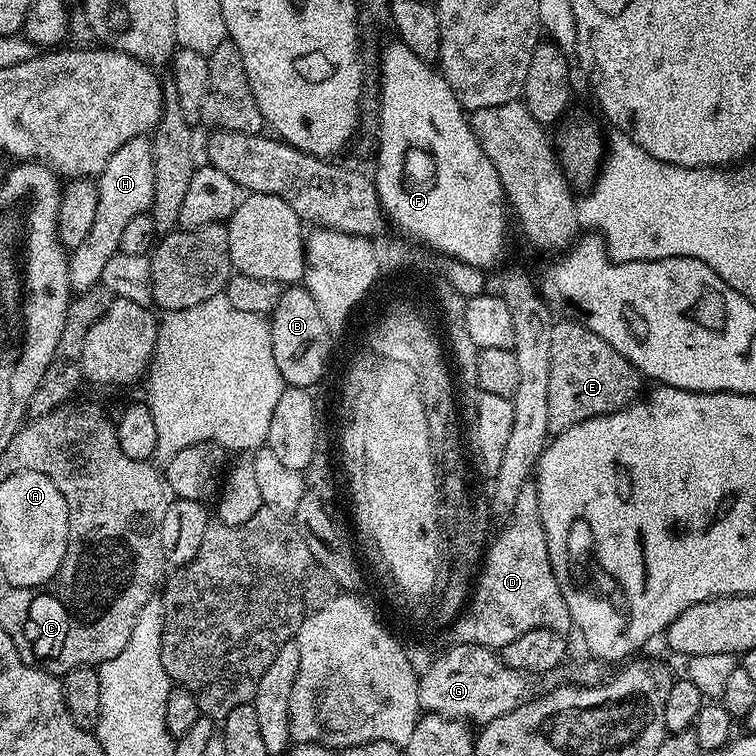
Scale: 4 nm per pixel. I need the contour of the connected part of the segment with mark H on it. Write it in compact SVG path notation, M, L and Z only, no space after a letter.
M139 136L126 142L126 146L118 146L118 150L114 150L114 158L110 158L110 162L106 162L101 170L96 189L98 210L94 210L94 226L90 226L90 234L86 234L82 246L71 249L68 258L73 293L85 292L90 290L90 286L100 283L106 262L110 262L110 258L114 258L114 254L120 251L122 229L137 214L151 209L154 198L154 154L151 139Z

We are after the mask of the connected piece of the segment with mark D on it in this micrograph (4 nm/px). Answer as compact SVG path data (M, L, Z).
M528 483L518 494L518 500L514 502L512 511L508 513L503 524L500 537L487 545L486 555L470 596L472 628L476 631L475 643L481 644L483 648L503 650L510 646L510 642L514 642L514 638L522 638L522 634L527 634L529 630L545 628L565 634L571 633L574 625L570 606L566 606L566 598L562 598L558 578L554 578L554 570L550 566L550 550L546 546L546 530L542 526L535 483Z

